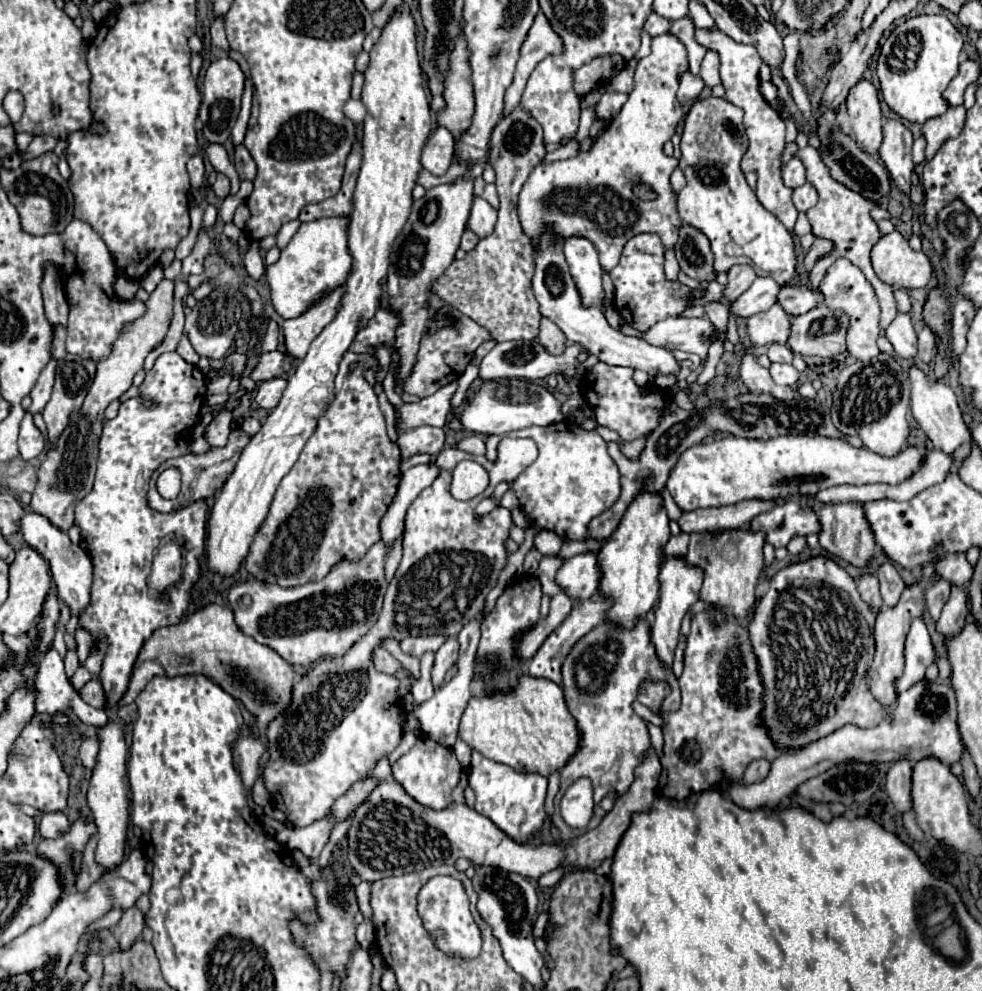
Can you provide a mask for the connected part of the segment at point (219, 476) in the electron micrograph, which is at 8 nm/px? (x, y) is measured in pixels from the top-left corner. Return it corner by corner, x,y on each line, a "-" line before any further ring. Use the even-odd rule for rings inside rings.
231,431
229,443
227,443
227,447
223,447
223,449
213,447
213,449
211,449
209,453
205,453
205,455
189,455
189,457
179,457
179,459
169,459
169,461
165,461
165,465
161,465
161,467
153,473
151,489
149,489
149,495
147,495
149,505
151,505
153,509
157,509
157,511
169,513
169,511
177,511
177,509
181,509
181,507
185,507
185,505
191,505
193,501
207,499
207,497
213,495
217,489
223,487
223,483
227,481
227,477
229,477
229,475
233,473
233,469
235,469
235,463
237,463
237,459
239,459
241,449
243,449
247,443
249,443
249,437
247,437
243,431
-
169,467
179,469
179,473
181,473
181,493
179,493
173,501
163,499
163,497
159,495
157,487
155,487
155,479
159,477
159,473
161,473
163,469
169,469

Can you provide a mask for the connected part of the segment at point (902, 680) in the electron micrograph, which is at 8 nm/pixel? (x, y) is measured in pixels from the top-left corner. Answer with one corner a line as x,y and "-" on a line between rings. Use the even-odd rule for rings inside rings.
921,617
911,621
911,629
907,635
907,643
905,643
905,671
903,675
897,679
897,693
913,687
915,683
923,681
925,677
925,669
933,663
935,659
935,651
933,651
933,643
931,637
927,633
927,627
923,623

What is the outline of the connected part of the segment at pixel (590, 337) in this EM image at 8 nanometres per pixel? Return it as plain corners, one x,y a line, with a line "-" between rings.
545,233
537,241
535,249
535,277
533,277
533,291
539,303
541,315
549,317
551,321
557,323
557,327
565,333
565,337
573,343
581,343
589,353
593,353
599,361
607,365
617,365
617,367
631,367
631,369
641,369
653,377
659,375
677,375
681,371
679,361
671,355
671,351
645,345
645,341
637,341
637,337
623,335
615,331
601,309
581,309
581,297
577,297
577,289
573,285
573,279
569,277
569,267
563,255
563,245
557,241
553,233

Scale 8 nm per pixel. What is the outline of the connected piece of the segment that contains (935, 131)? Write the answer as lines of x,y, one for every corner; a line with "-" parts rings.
957,107
957,109
949,109
945,115
937,117
937,119
929,119
923,125
923,135
927,139
927,161
931,161
935,157
935,153
943,147
943,143
947,143
949,139
955,139
963,125
965,125
965,107

